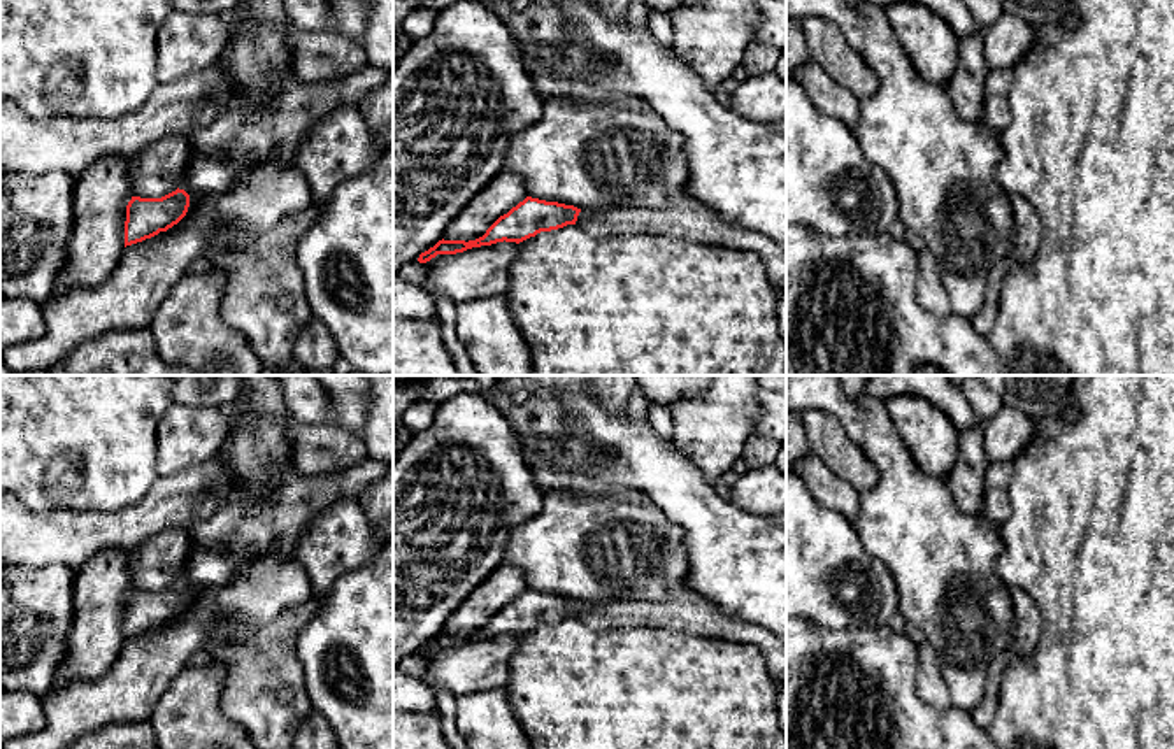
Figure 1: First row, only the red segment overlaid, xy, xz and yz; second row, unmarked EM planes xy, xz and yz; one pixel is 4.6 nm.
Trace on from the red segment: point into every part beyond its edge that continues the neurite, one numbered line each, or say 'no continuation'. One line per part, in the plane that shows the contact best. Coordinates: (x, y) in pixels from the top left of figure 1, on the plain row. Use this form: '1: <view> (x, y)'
1: xz (685, 611)

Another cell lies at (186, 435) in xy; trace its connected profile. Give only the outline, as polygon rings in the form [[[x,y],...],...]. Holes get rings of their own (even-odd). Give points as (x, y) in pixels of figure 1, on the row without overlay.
[[[172,403],[156,428],[156,470],[172,475],[212,460],[228,437],[223,410]]]

